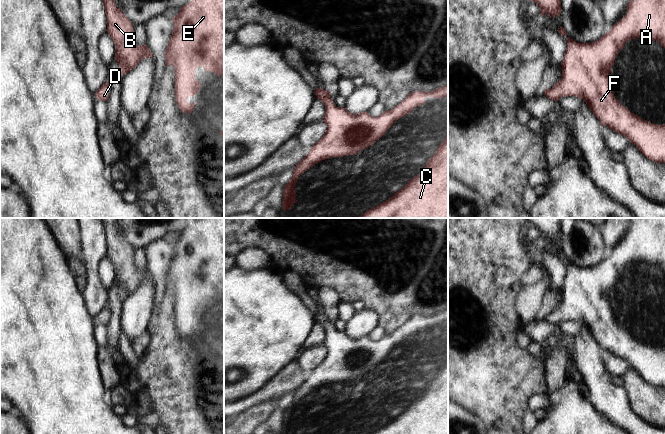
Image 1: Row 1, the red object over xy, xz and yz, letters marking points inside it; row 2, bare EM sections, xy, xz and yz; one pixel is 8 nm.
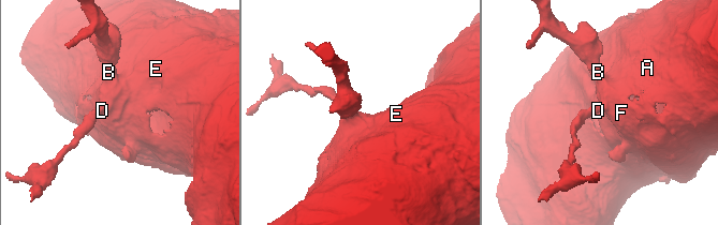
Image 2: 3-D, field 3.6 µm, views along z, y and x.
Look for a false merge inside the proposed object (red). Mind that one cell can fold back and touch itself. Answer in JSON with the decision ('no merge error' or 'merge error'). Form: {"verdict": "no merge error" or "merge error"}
{"verdict": "no merge error"}

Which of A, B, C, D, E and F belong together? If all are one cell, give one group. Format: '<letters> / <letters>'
A B C D E F

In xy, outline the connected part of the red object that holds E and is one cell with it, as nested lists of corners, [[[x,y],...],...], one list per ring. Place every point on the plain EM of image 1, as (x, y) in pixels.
[[[200,218],[181,231],[172,245],[174,253],[164,278],[165,291],[174,291],[175,324],[178,332],[188,338],[195,327],[188,327],[187,322],[196,319],[201,309],[195,303],[195,294],[202,290],[205,295],[224,301],[224,218]]]

